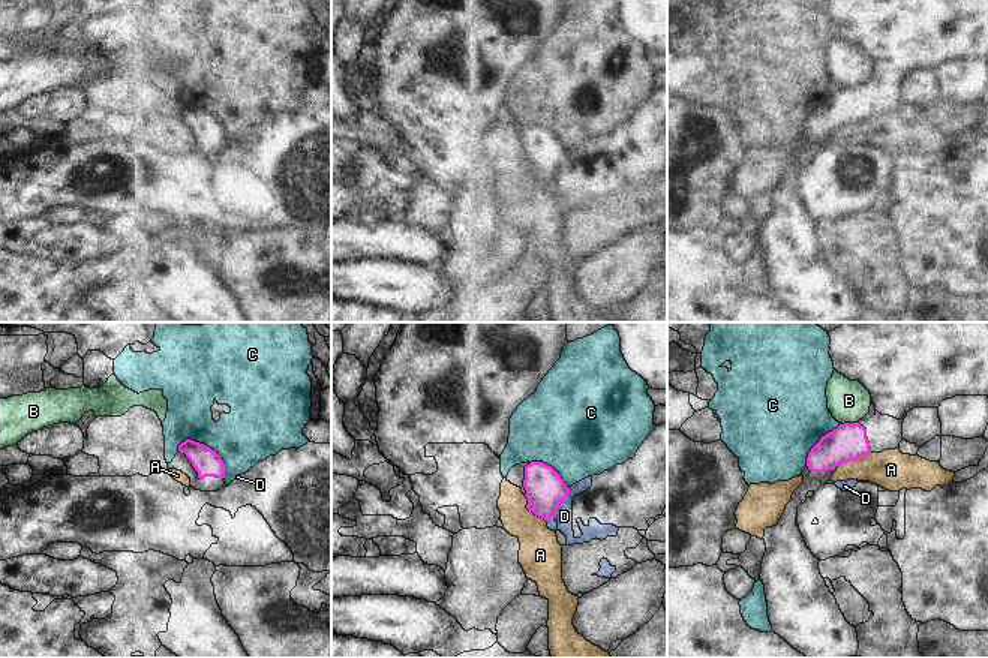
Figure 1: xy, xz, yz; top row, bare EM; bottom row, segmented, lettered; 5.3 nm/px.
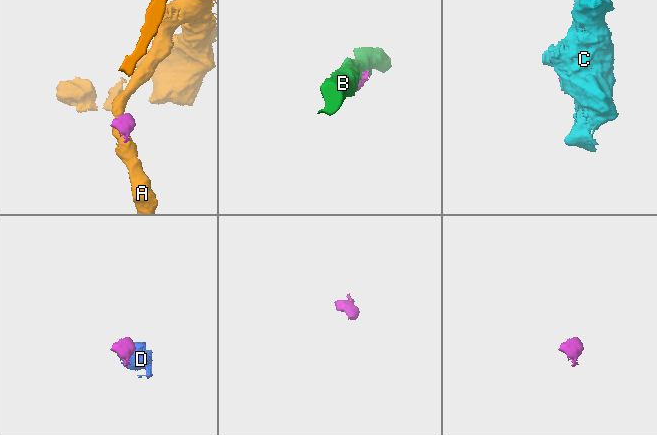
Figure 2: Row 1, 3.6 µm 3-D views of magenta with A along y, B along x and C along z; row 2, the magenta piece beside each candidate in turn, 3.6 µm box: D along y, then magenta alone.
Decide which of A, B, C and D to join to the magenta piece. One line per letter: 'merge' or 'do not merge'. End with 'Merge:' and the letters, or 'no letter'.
A: do not merge
B: do not merge
C: do not merge
D: do not merge
Merge: no letter

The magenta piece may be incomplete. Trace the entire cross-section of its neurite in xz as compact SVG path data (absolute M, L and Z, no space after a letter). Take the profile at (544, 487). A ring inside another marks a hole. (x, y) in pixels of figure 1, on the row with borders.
M543 462L516 465L505 478L522 489L526 508L546 522L555 519L559 504L570 495L561 475Z

